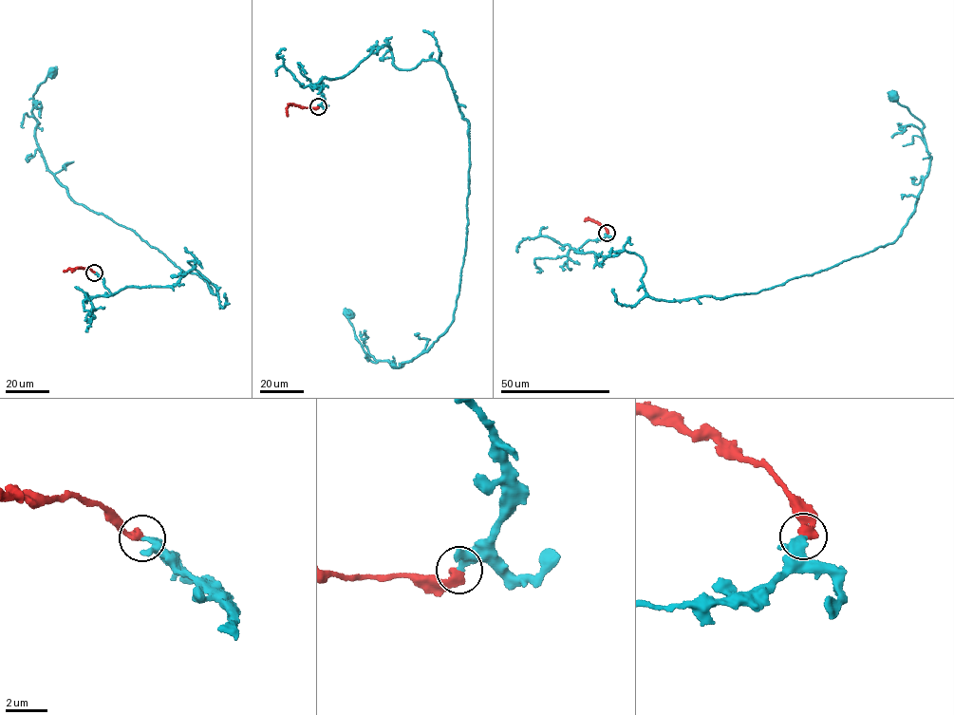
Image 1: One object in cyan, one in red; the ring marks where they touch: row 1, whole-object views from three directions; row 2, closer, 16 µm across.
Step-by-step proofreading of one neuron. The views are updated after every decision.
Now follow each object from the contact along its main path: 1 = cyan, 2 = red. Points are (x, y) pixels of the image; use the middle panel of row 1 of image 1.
1: (318, 106), (322, 79), (387, 46), (398, 68), (445, 68), (468, 124), (454, 321), (395, 367), (348, 313)
2: (318, 106), (289, 105), (287, 116)

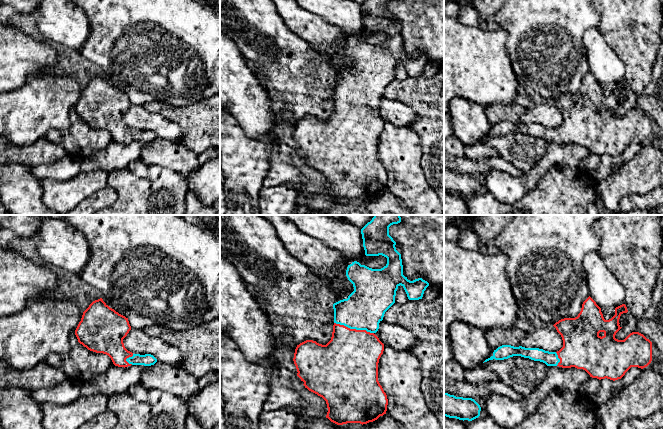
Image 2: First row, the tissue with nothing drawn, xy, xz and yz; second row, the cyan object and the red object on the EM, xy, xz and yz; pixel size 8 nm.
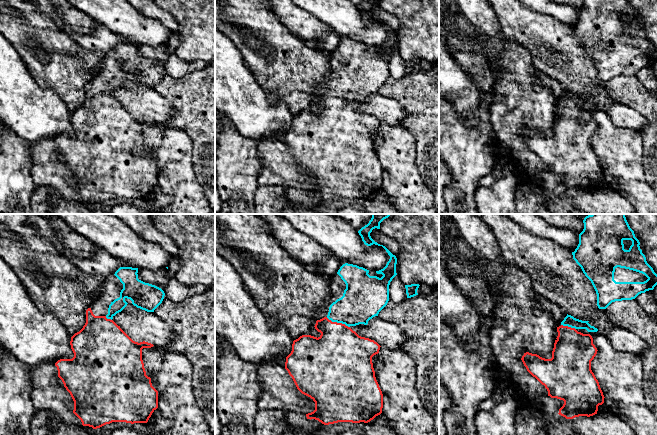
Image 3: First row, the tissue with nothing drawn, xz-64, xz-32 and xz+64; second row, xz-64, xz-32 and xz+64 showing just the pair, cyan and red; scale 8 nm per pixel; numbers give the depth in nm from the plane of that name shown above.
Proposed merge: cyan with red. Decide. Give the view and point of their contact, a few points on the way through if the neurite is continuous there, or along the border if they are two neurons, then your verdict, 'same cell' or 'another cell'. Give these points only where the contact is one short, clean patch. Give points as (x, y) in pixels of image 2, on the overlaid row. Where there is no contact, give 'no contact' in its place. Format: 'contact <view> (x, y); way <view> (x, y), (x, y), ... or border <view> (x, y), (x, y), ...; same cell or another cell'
contact xz (354, 328); way xz (365, 307), (356, 319), (354, 328), (351, 357); same cell

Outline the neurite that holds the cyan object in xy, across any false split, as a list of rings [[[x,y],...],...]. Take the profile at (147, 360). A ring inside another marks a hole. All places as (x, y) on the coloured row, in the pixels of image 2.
[[[102,298],[93,301],[83,312],[75,335],[88,350],[108,355],[118,367],[151,366],[157,359],[151,354],[133,354],[123,343],[131,326],[128,318],[110,308]]]

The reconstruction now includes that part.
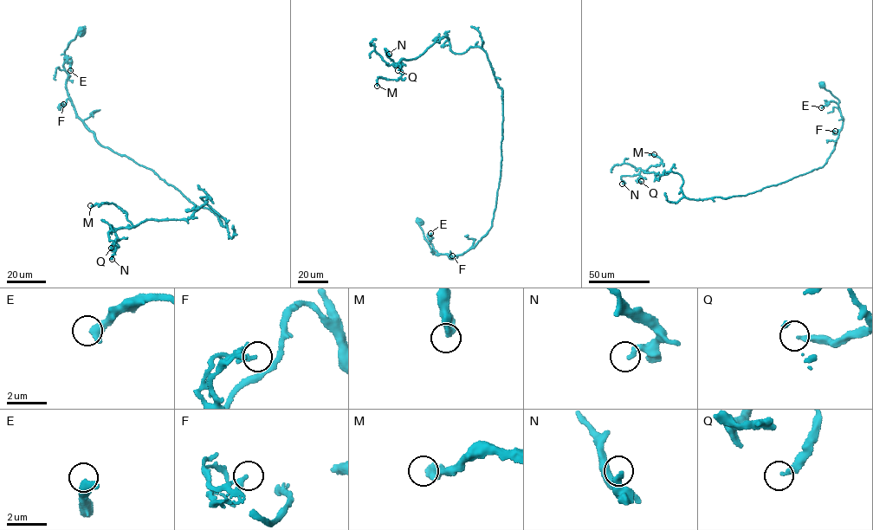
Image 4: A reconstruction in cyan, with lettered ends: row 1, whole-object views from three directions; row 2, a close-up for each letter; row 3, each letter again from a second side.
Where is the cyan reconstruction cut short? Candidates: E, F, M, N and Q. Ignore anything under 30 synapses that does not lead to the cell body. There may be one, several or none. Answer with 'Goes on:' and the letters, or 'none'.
Goes on: none

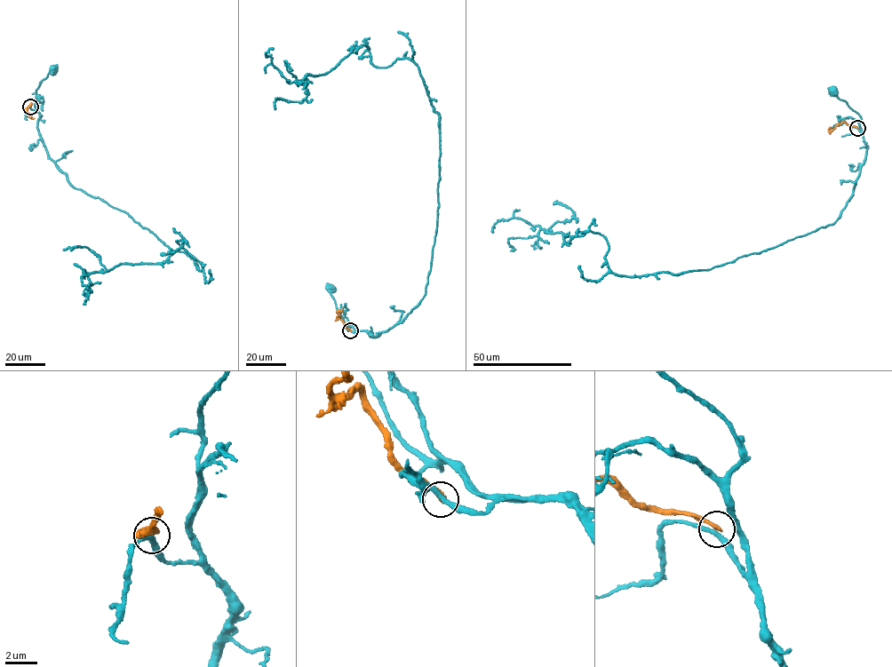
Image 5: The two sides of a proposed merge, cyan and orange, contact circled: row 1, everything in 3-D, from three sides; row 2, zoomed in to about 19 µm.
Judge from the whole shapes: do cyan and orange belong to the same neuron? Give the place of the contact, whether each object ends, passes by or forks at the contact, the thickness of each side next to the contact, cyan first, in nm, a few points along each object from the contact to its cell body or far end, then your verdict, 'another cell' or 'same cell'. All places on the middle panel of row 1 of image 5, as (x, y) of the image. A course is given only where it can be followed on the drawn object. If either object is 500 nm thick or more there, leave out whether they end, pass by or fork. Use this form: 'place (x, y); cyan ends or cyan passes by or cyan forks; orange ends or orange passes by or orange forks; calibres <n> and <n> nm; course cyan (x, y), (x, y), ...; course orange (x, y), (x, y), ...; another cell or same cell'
place (350, 330); cyan passes by; orange ends; calibres 300 and 300 nm; course cyan (350, 330), (358, 330), (346, 323), (330, 288); course orange (350, 330), (341, 318), (337, 317), (343, 308); another cell

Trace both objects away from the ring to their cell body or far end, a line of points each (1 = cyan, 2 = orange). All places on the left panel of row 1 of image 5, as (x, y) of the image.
1: (29, 107), (35, 108), (36, 91), (53, 68)
2: (29, 107), (26, 110), (34, 118)

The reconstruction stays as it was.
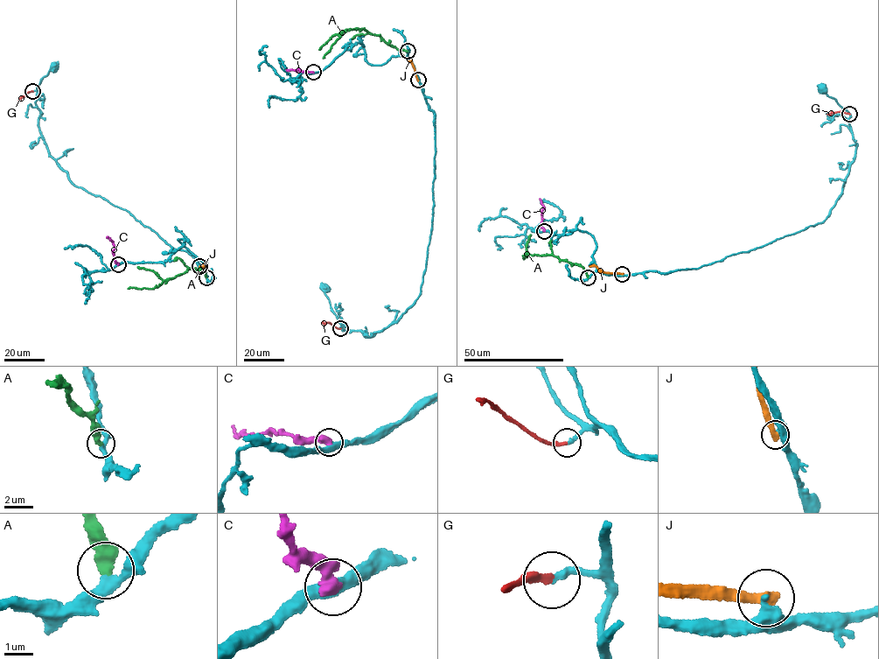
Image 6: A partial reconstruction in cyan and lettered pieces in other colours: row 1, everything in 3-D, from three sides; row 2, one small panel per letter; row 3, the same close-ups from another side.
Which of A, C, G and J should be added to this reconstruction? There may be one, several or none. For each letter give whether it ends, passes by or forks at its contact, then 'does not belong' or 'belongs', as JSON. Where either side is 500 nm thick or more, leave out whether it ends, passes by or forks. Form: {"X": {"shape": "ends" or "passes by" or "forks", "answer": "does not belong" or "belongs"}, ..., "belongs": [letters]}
{"A": {"shape": "ends", "answer": "does not belong"}, "C": {"answer": "does not belong"}, "G": {"shape": "ends", "answer": "belongs"}, "J": {"shape": "ends", "answer": "does not belong"}, "belongs": ["G"]}

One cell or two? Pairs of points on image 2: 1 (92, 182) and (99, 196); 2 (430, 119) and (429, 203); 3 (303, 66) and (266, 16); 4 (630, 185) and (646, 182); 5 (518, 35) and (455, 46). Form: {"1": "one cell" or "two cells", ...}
{"1": "two cells", "2": "two cells", "3": "one cell", "4": "one cell", "5": "two cells"}

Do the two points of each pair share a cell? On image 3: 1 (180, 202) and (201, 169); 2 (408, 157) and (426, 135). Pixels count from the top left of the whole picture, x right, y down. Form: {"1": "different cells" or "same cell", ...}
{"1": "different cells", "2": "different cells"}

